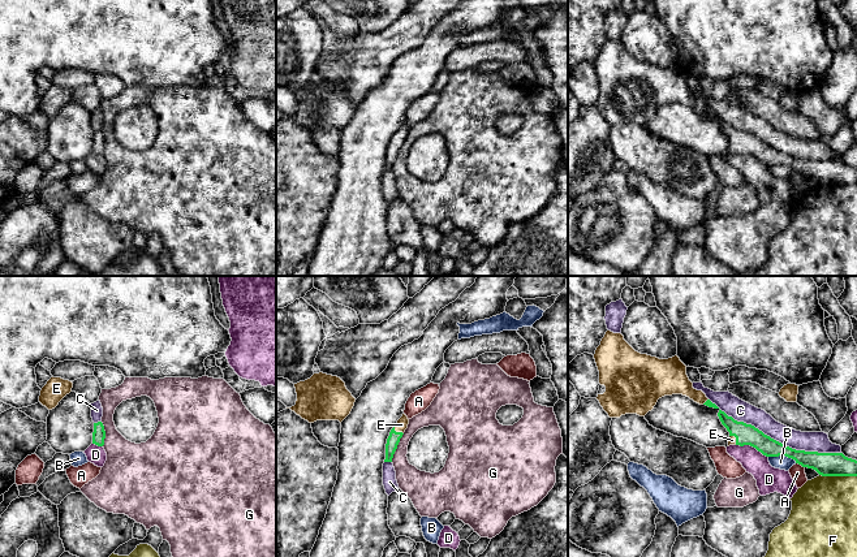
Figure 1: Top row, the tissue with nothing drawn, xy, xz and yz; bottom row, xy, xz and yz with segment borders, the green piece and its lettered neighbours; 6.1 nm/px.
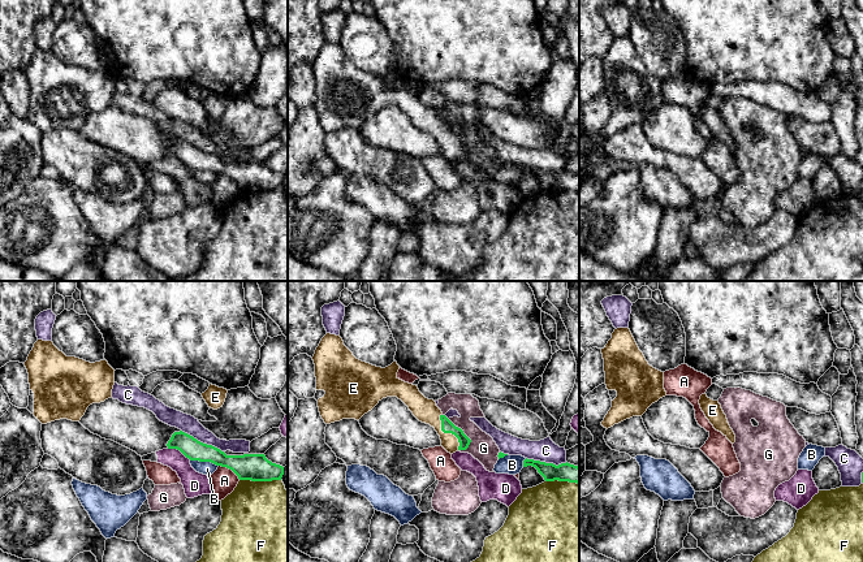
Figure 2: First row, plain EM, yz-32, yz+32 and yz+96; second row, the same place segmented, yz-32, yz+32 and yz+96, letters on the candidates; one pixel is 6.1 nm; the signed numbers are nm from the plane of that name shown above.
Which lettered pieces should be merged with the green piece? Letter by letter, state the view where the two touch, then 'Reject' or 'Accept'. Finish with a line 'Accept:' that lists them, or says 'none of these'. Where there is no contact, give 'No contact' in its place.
A: Touches green in yz. Reject
B: Touches green in yz. Reject
C: Touches green in yz. Reject
D: Touches green in yz. Reject
E: Touches green in xz. Accept
F: Touches green in yz. Reject
G: Touches green in xz. Reject
Accept: E

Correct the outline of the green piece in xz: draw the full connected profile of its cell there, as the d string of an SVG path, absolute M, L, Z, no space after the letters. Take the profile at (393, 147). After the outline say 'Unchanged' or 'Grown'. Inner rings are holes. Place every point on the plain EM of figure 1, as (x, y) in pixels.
M405 122L397 129L395 135L391 138L386 152L386 168L384 170L392 170L393 163L397 157L400 147L402 146L405 138L408 137L409 128Z. Grown

